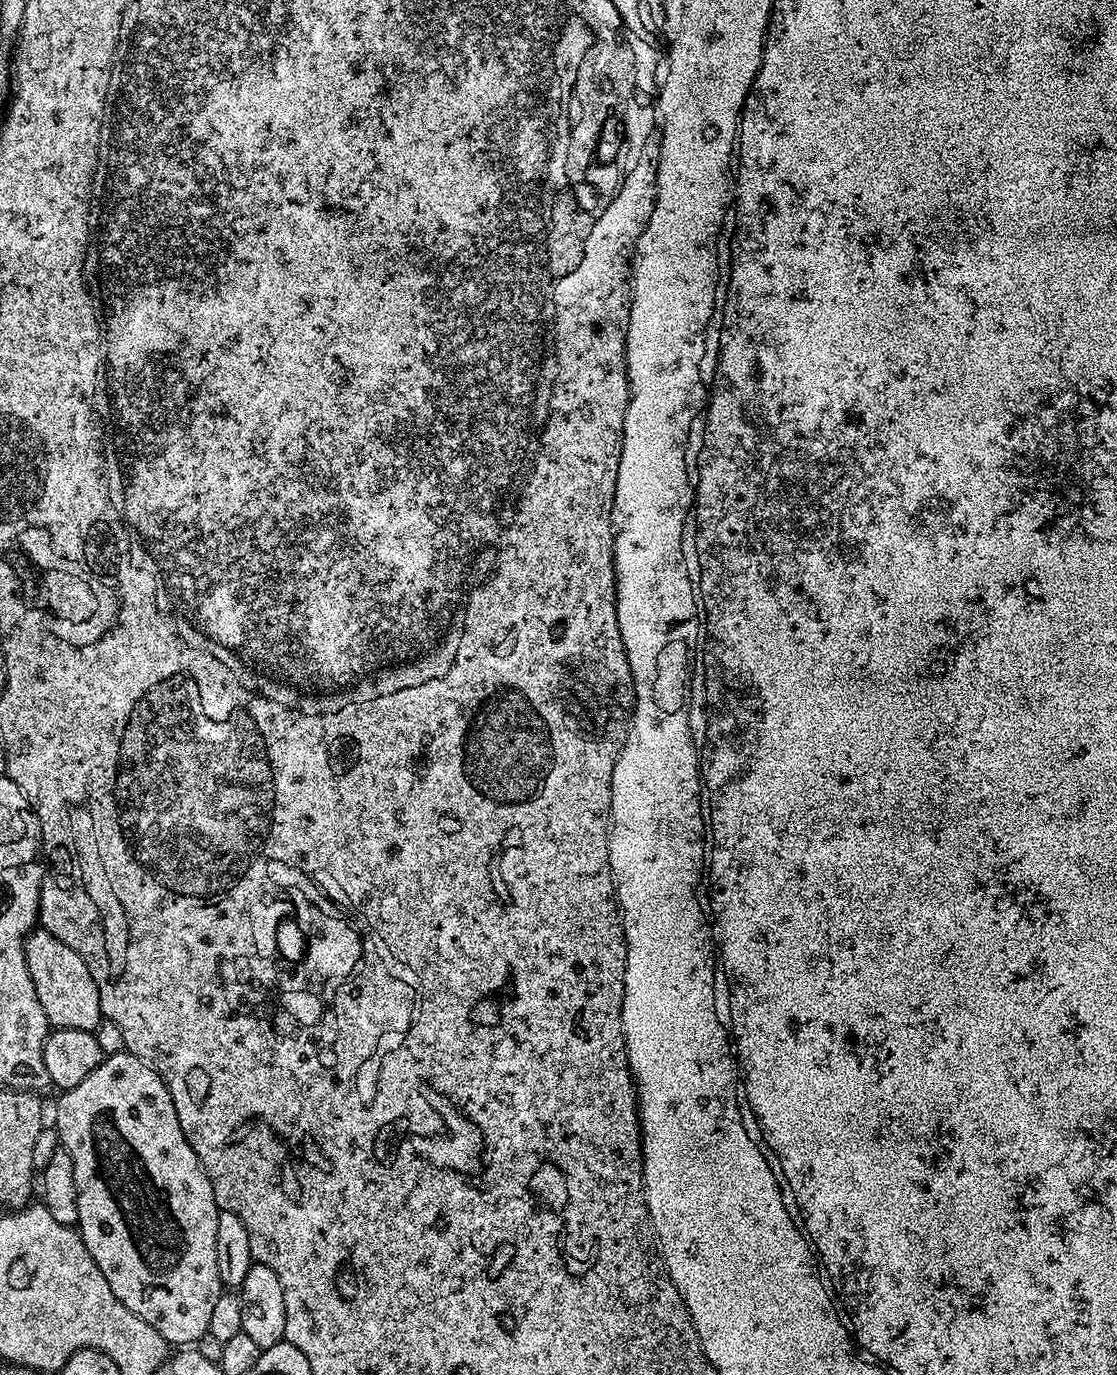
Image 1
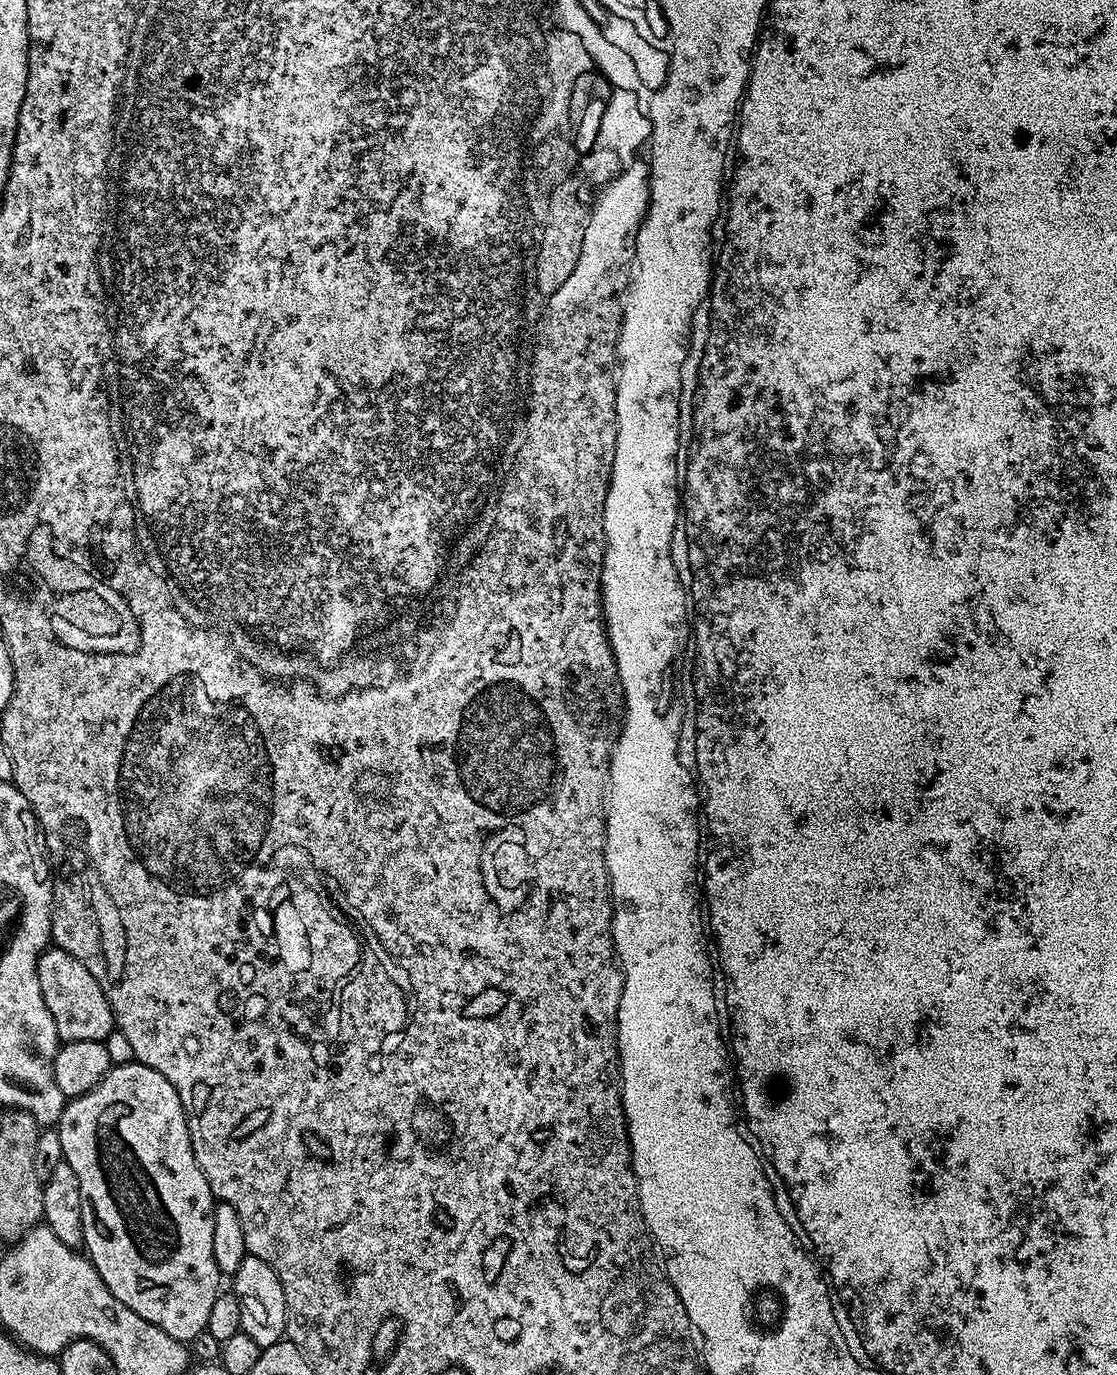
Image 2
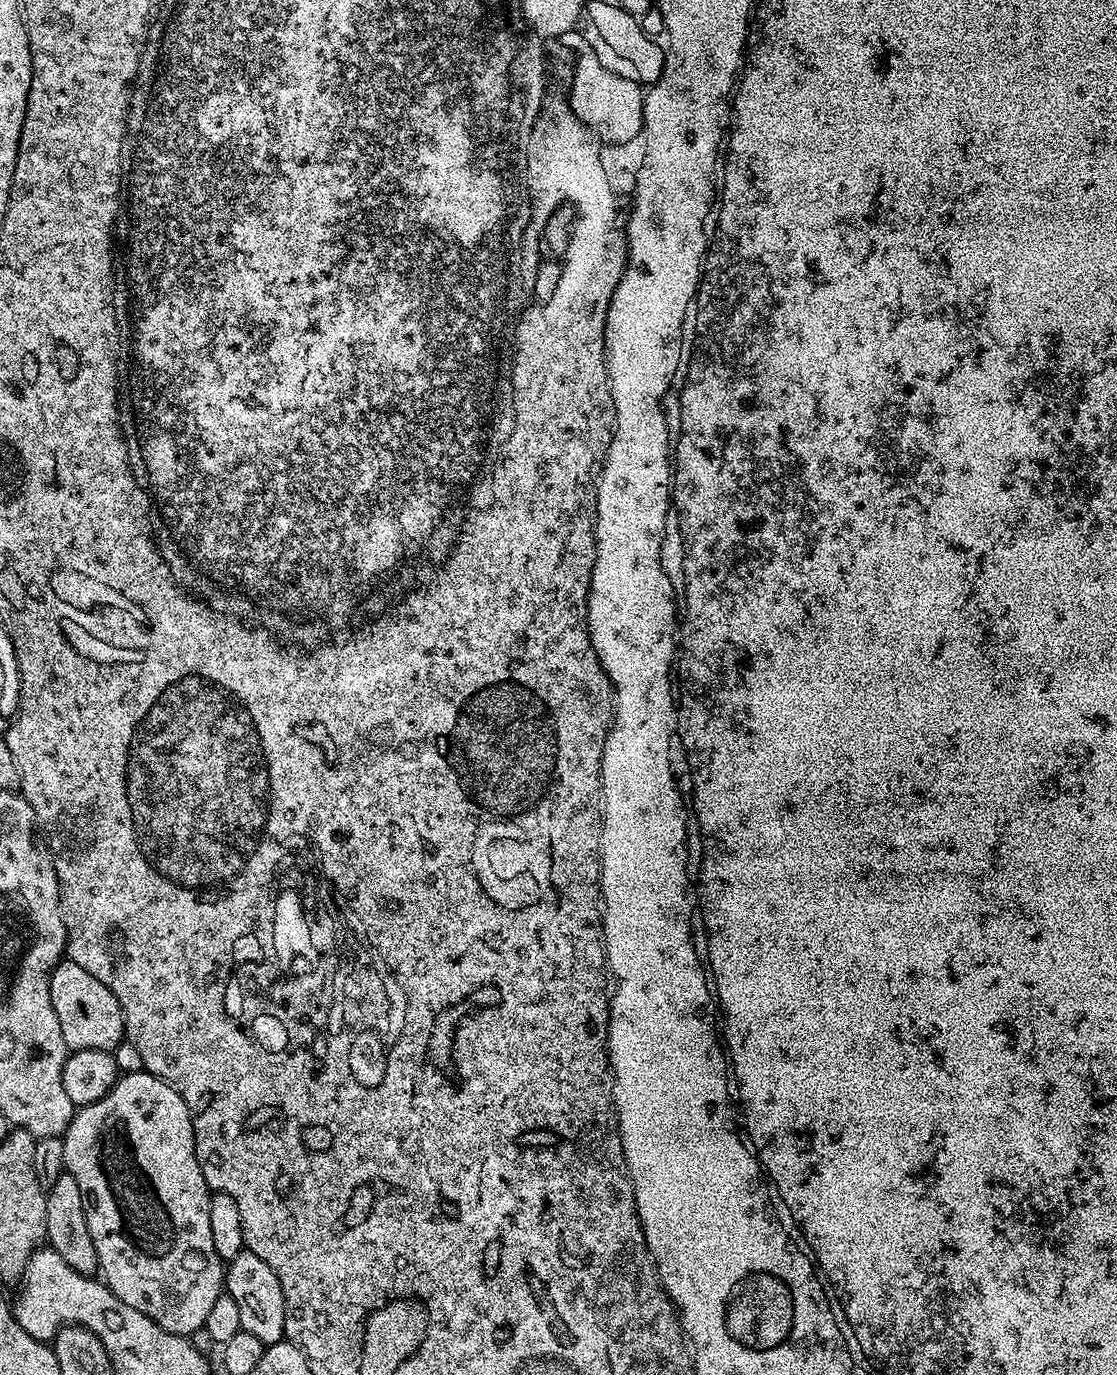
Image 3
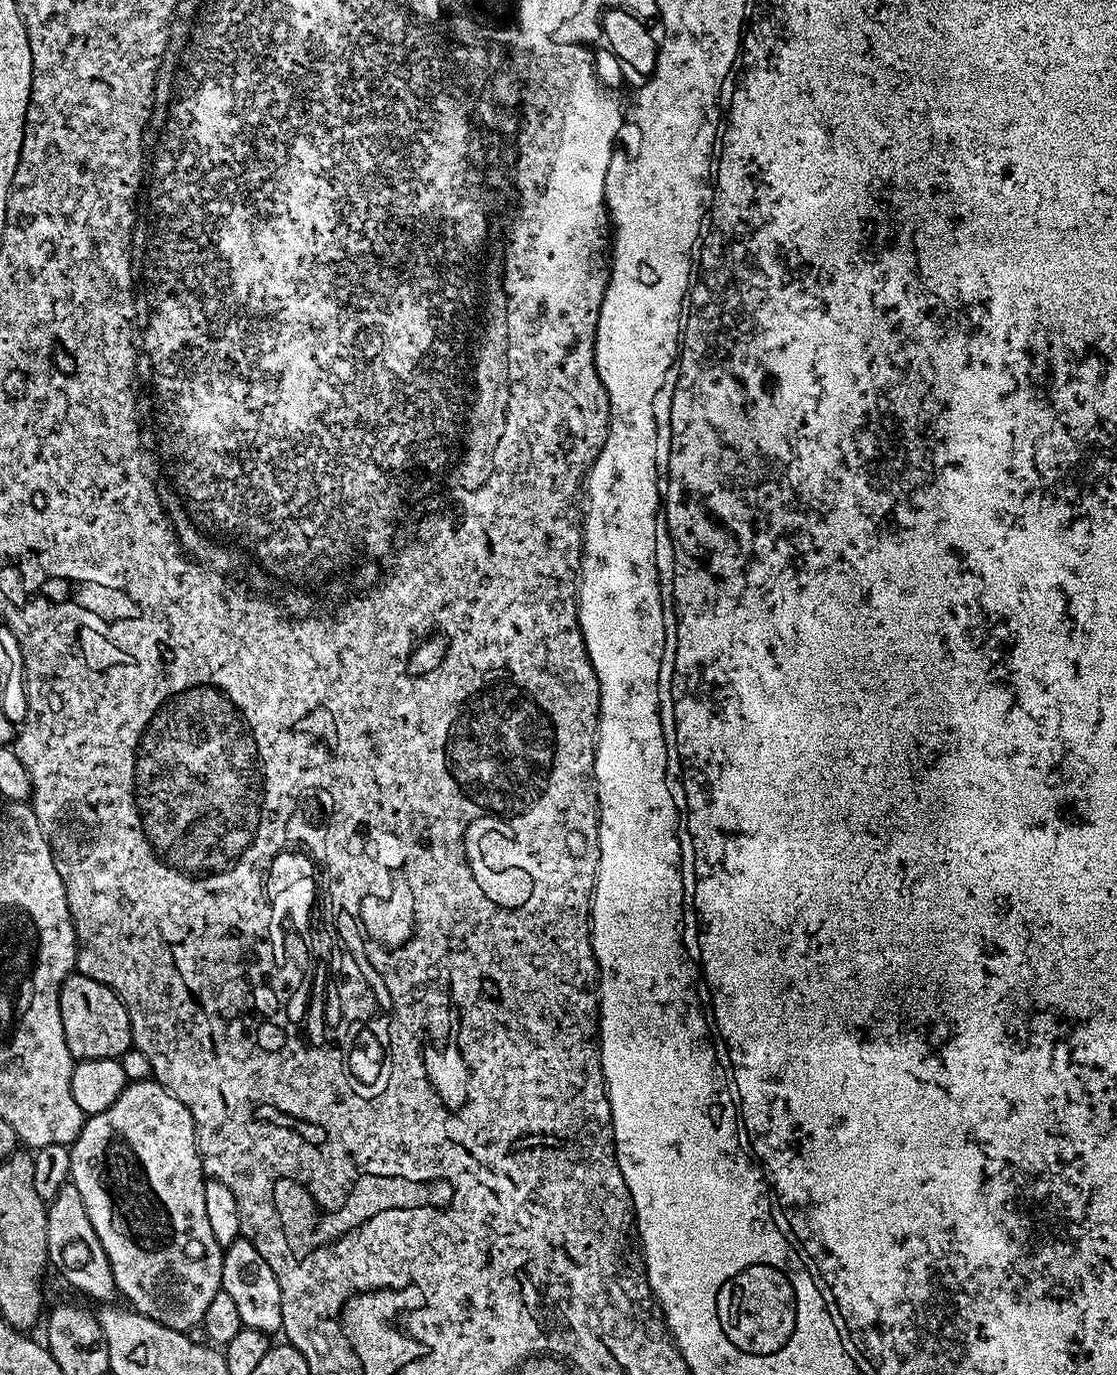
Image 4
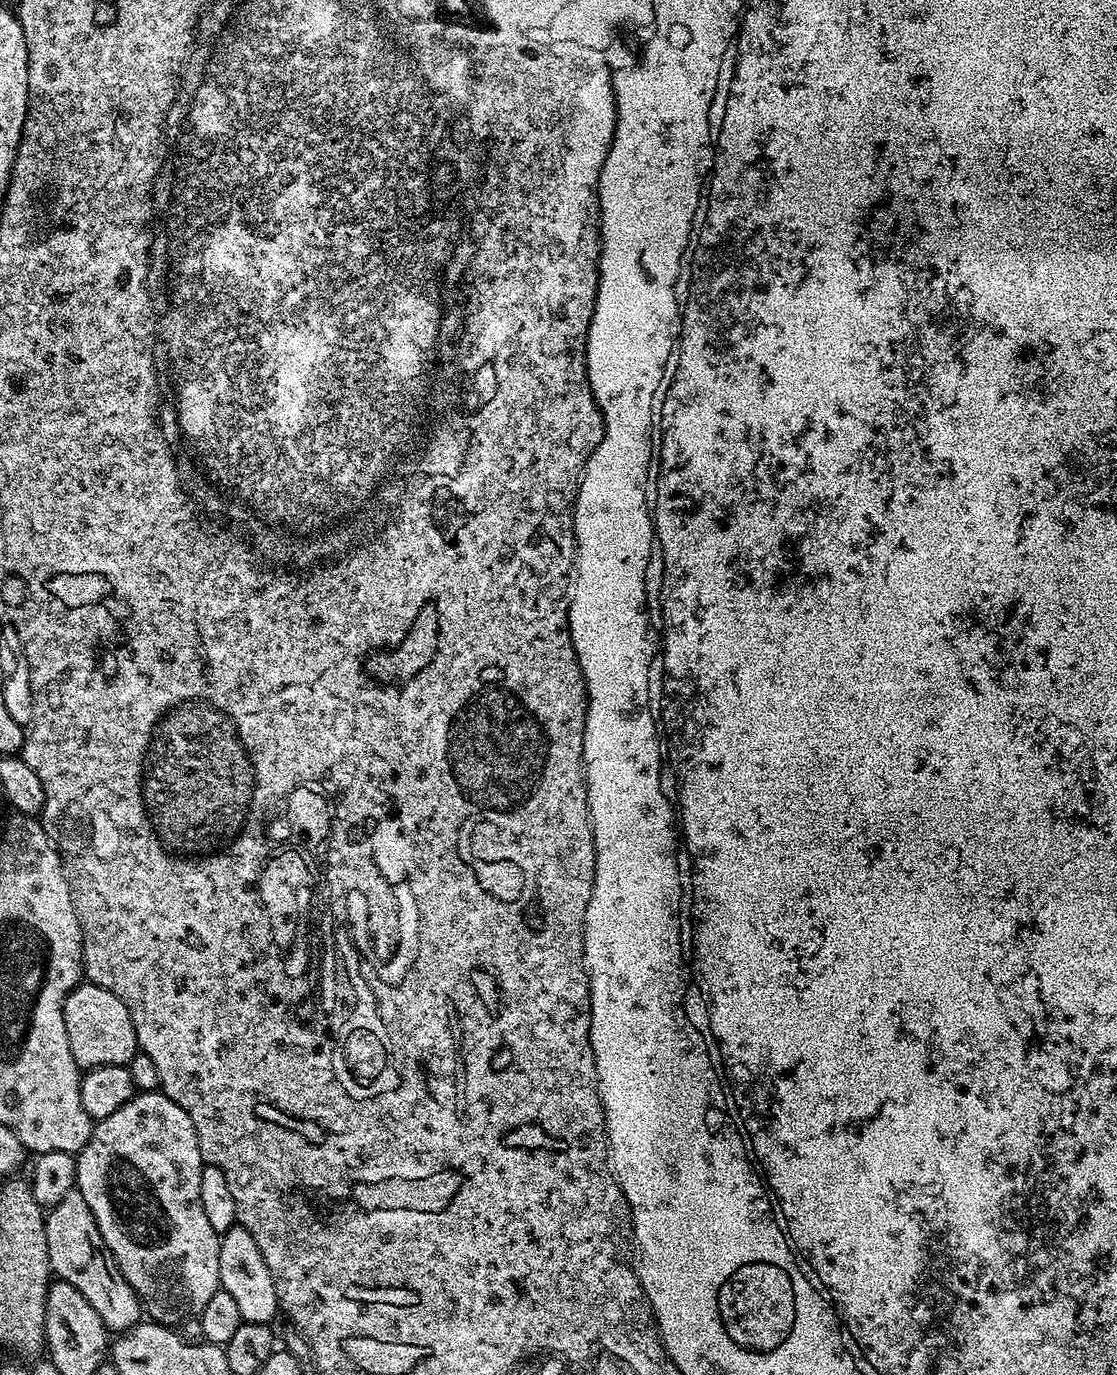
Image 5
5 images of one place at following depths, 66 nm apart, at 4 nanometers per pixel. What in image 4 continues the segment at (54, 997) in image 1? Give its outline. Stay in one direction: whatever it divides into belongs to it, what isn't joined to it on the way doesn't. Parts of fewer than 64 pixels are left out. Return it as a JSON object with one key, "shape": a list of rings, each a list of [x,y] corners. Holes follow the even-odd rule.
{"shape":[[[79,974],[67,976],[60,988],[60,1013],[62,1034],[66,1034],[66,1046],[73,1061],[110,1058],[119,1060],[133,1047],[130,1014],[126,1006],[116,997],[116,992],[94,978]]]}

